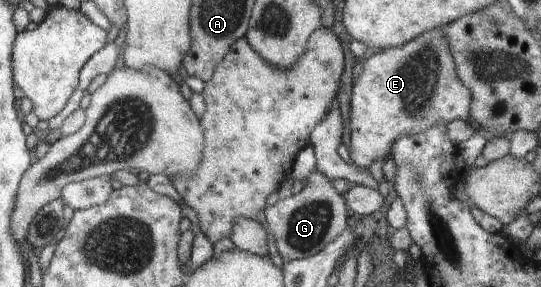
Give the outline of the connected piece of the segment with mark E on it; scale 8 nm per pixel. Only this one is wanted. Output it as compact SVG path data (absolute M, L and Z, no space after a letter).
M443 27L423 33L407 44L386 48L363 62L363 73L354 79L351 97L352 146L348 145L348 150L355 166L368 169L374 160L388 159L392 144L401 137L411 136L440 122L447 125L454 120L470 120L471 90L460 81Z

